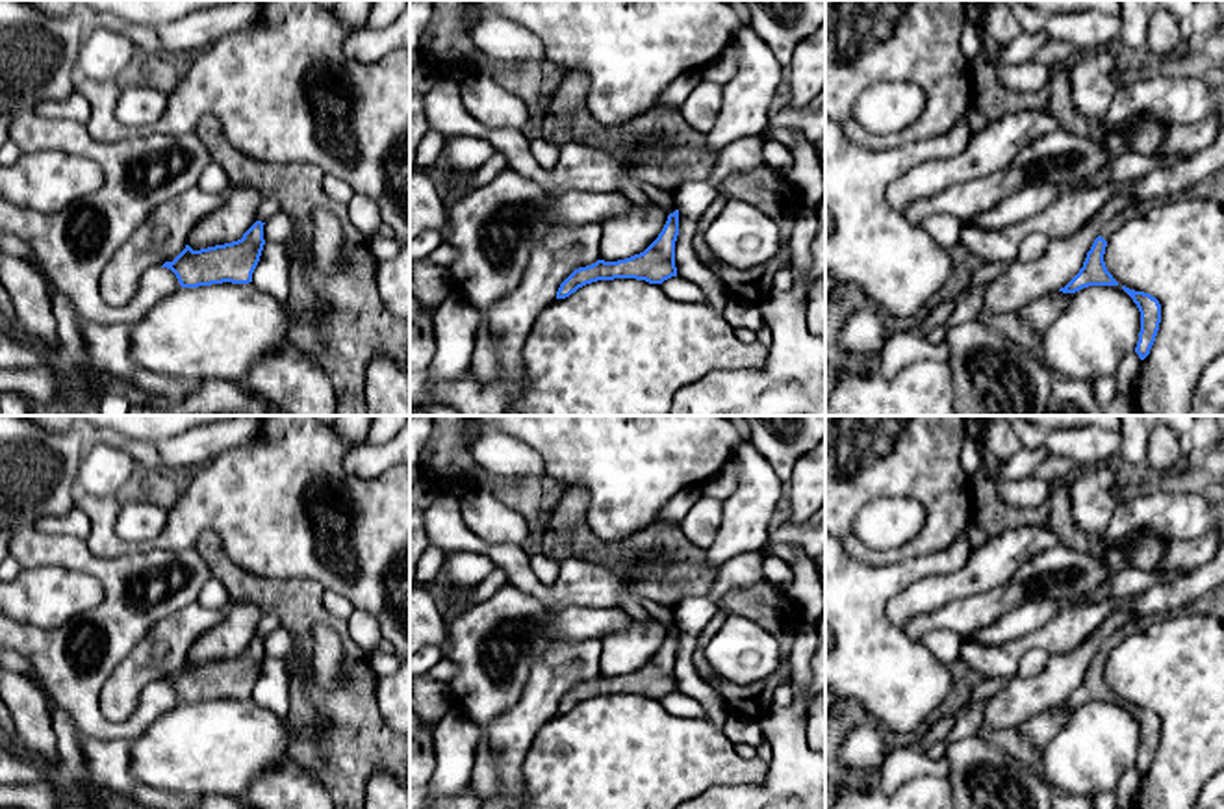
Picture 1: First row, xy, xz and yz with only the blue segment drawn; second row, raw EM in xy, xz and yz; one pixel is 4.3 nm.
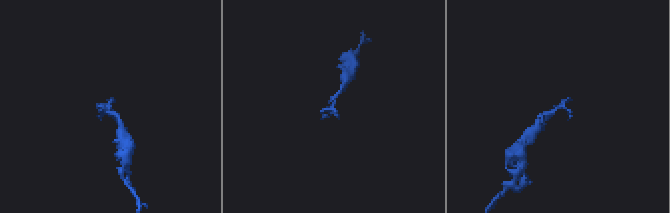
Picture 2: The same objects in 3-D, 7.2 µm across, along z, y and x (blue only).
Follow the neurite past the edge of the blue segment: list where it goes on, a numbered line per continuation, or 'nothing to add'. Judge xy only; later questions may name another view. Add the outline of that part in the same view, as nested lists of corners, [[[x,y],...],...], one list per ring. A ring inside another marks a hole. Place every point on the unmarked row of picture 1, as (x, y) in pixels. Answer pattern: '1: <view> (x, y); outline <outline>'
nothing to add

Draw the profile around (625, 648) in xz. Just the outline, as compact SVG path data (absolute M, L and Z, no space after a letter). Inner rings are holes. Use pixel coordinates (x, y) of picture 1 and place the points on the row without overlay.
M655 618L608 627L601 638L601 675L618 677L644 668L658 653L666 636L666 627Z

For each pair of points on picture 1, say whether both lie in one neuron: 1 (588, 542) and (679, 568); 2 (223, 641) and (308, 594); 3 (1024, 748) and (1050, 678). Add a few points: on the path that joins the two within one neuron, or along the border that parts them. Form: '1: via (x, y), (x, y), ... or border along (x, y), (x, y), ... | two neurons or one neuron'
1: via (611, 553), (624, 555), (637, 565), (657, 565) | one neuron
2: border along (230, 598), (251, 602), (264, 615) | two neurons
3: border along (1015, 726), (991, 730), (985, 735) | two neurons

